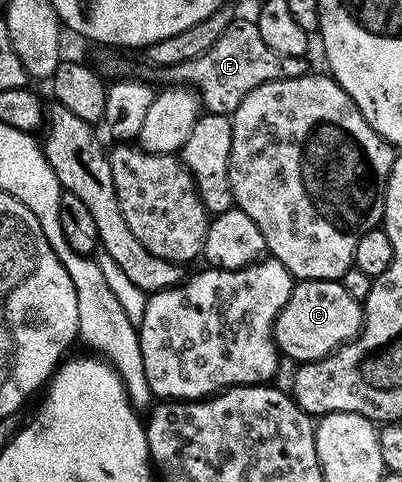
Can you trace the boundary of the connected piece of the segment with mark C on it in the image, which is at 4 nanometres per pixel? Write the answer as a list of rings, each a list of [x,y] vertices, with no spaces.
[[[295,281],[292,292],[288,296],[288,304],[284,304],[284,308],[274,321],[274,343],[278,346],[279,355],[291,357],[298,364],[327,358],[331,352],[339,350],[345,342],[351,342],[362,331],[363,309],[363,303],[352,300],[352,296],[348,296],[348,288],[344,288],[341,281]]]

